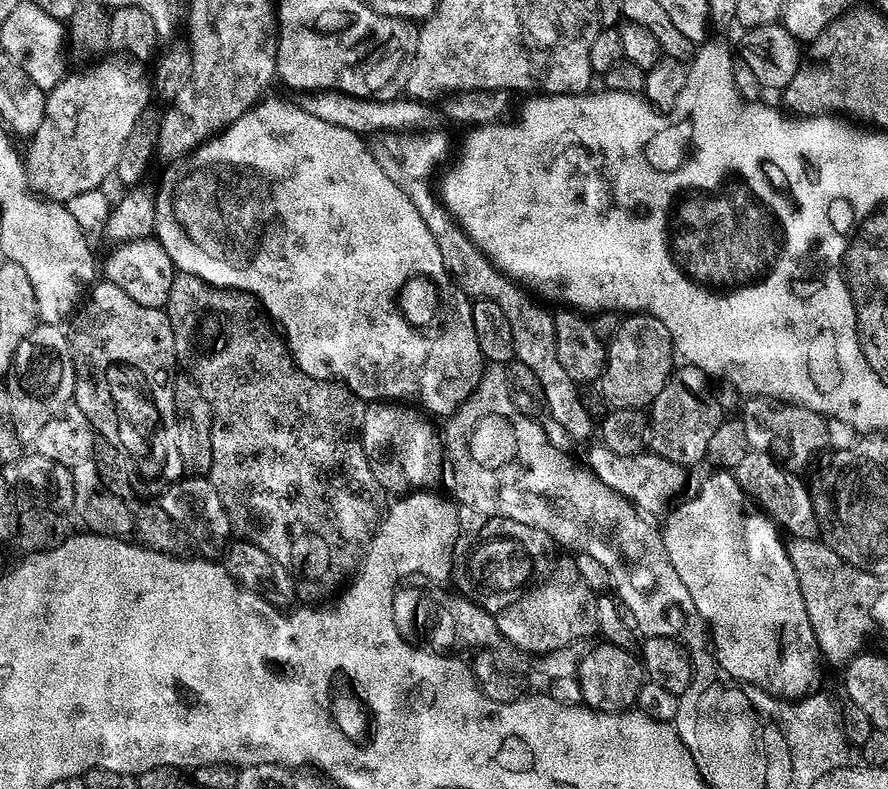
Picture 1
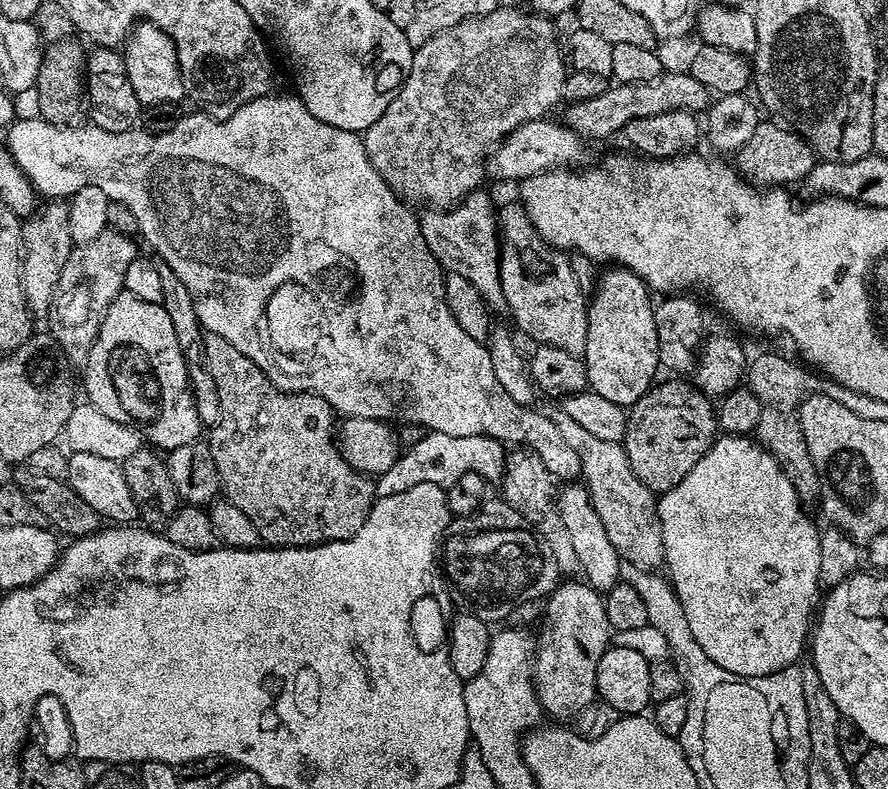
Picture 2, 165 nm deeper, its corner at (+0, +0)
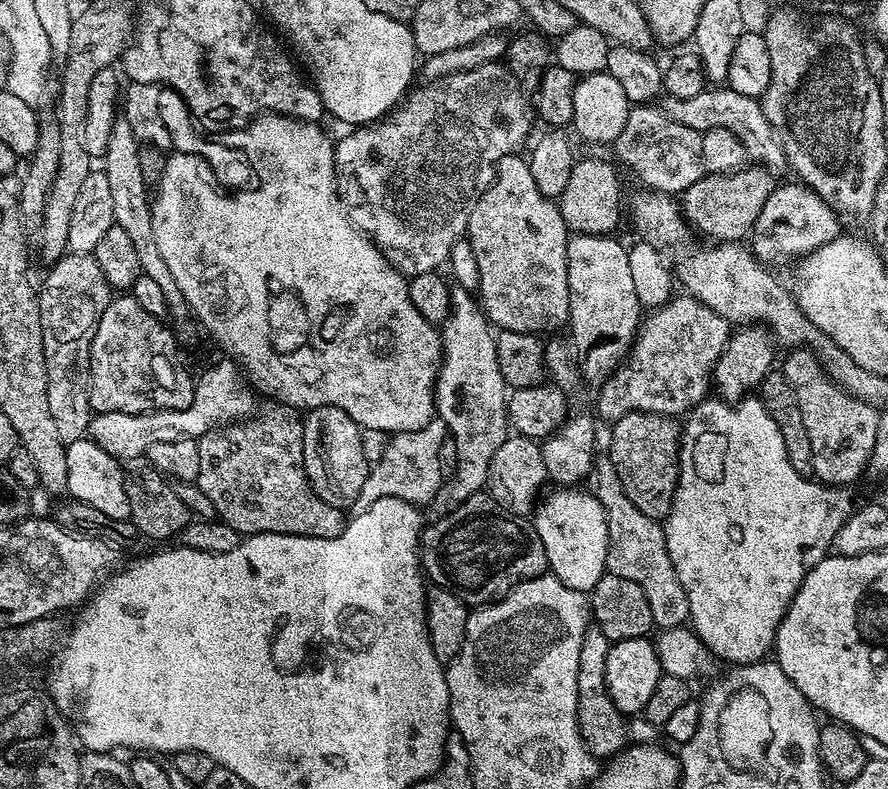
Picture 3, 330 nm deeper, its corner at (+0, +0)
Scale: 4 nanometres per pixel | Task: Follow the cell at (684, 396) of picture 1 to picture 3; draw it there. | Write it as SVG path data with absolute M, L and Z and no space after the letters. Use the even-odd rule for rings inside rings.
M631 412L614 421L611 428L610 459L618 470L618 478L622 478L626 496L648 518L667 520L680 477L681 425L673 417L657 412Z

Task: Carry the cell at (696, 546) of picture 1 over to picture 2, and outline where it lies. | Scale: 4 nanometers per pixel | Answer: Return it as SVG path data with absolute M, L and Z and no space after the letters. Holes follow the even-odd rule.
M721 435L712 441L710 450L694 462L694 470L678 482L670 491L659 497L656 509L662 522L662 542L664 543L664 564L667 579L672 589L678 594L682 602L682 610L686 614L686 622L690 622L690 630L698 641L698 646L722 666L722 670L730 670L735 676L749 678L766 678L770 674L780 672L783 668L791 668L797 663L800 655L805 655L806 645L810 640L810 629L814 624L814 609L818 604L816 591L821 591L819 580L819 542L821 529L803 512L802 501L794 490L790 478L778 466L776 459L765 448L761 448L755 439L748 436Z

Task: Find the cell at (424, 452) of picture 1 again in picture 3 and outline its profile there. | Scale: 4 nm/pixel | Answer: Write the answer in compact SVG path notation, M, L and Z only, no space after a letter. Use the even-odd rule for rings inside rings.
M338 406L313 408L303 417L303 422L302 458L308 484L314 490L314 494L318 494L318 498L322 498L322 502L330 502L330 506L341 510L351 509L362 490L362 482L366 482L370 467L370 459L368 460L367 454L364 453L364 440L360 437L362 435L360 425L355 424L350 418L350 414L346 414L346 410L342 410Z

